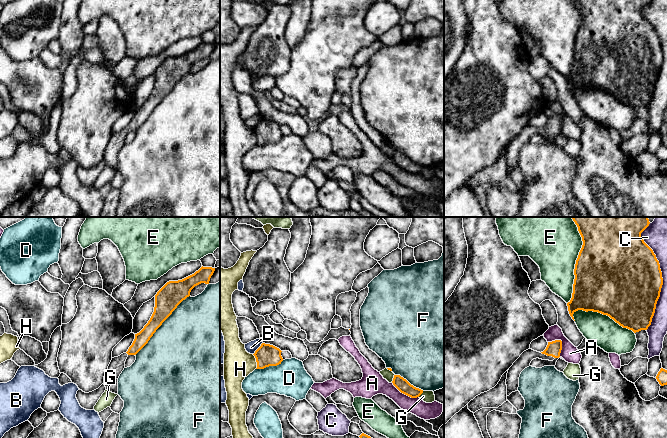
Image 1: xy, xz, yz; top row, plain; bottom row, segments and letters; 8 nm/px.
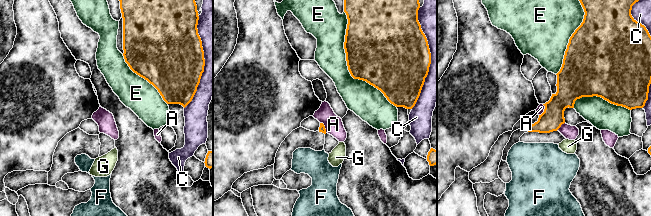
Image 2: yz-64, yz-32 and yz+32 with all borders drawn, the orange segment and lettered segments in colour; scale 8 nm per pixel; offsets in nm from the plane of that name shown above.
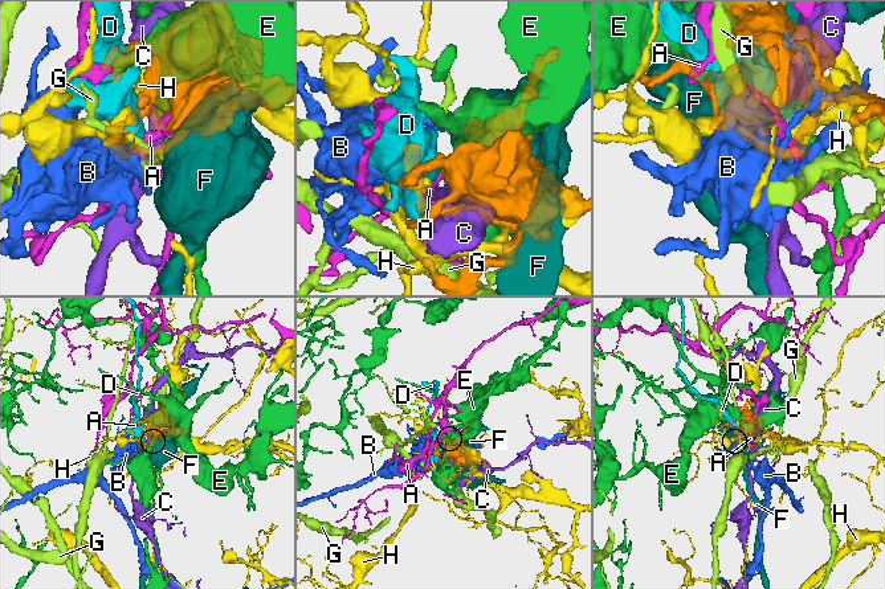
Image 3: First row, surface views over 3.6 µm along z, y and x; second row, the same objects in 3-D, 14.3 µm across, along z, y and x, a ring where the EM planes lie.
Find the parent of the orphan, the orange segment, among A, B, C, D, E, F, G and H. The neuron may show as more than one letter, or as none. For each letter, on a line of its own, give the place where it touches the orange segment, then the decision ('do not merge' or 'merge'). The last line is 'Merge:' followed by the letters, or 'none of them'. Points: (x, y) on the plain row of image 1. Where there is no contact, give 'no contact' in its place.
A: contact yz (561, 118); do not merge
B: contact xz (258, 124); do not merge
C: contact yz (661, 53); do not merge
D: contact xz (269, 141); do not merge
E: contact yz (575, 40); do not merge
F: contact xy (161, 100); do not merge
G: contact xz (393, 154); do not merge
H: contact xz (256, 137); do not merge
Merge: none of them

